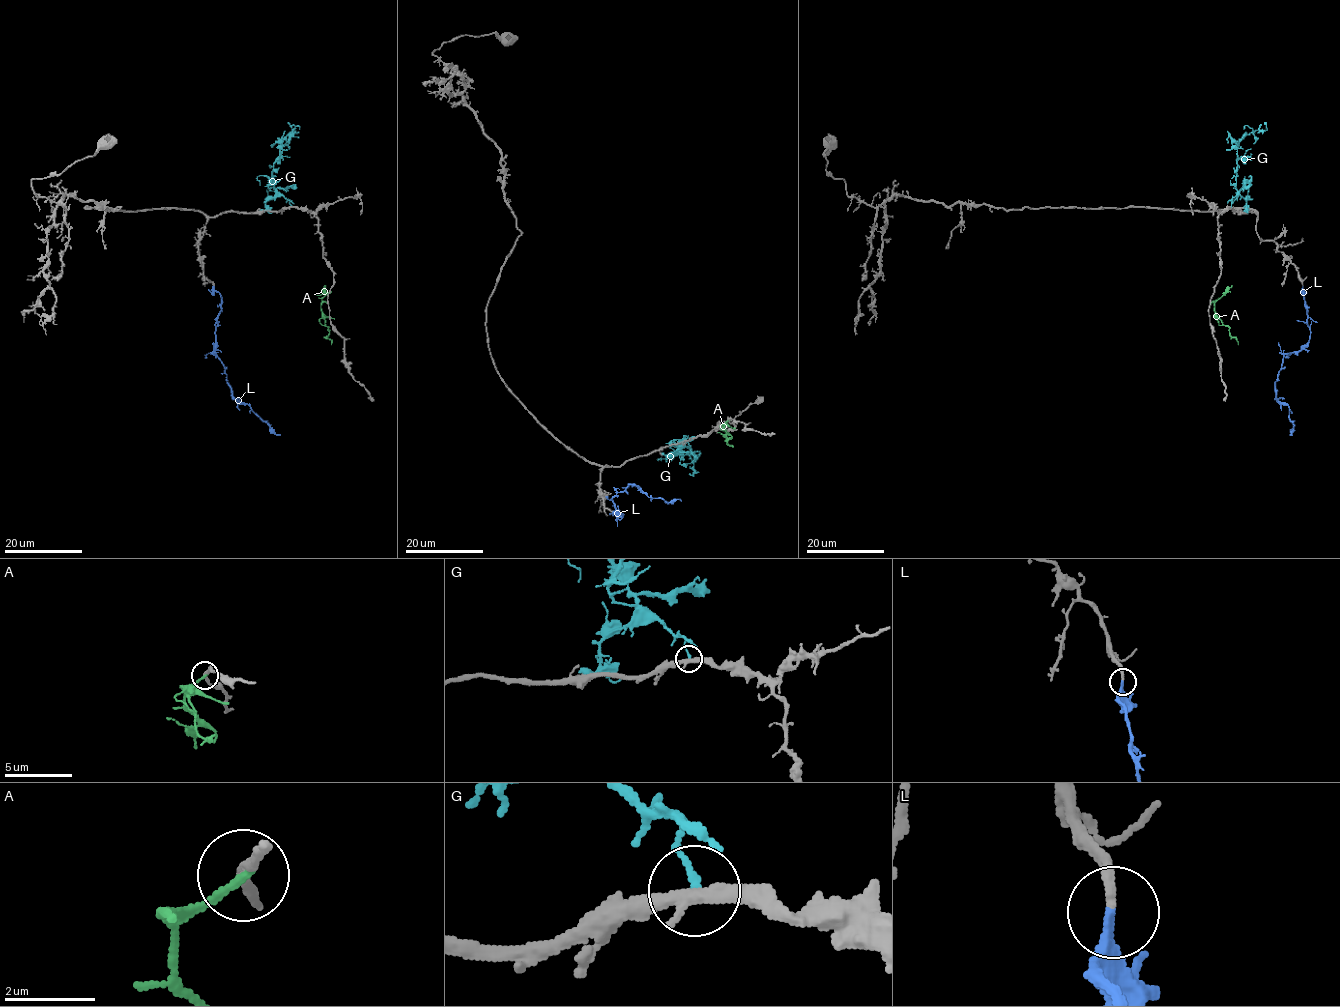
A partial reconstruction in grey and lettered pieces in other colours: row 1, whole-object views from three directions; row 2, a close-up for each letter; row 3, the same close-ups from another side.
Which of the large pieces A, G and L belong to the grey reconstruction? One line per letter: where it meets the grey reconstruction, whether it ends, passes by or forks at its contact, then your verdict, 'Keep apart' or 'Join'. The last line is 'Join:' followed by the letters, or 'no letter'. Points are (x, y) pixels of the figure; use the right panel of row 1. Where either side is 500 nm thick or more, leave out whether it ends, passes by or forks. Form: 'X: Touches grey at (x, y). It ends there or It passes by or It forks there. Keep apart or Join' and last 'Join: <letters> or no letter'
A: Touches grey at (1211, 303). It ends there. Keep apart
G: Touches grey at (1230, 206). It ends there. Keep apart
L: Touches grey at (1303, 286). It ends there. Join
Join: L

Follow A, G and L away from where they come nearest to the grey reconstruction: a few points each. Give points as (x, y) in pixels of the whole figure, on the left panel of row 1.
A: (327, 303), (323, 302), (320, 310), (329, 334), (326, 337), (331, 344)
G: (291, 206), (282, 194), (271, 191), (268, 184), (273, 163), (292, 130), (288, 122)
L: (213, 286), (221, 298), (221, 311), (215, 324), (215, 349), (211, 353), (223, 365), (231, 393), (280, 435)

